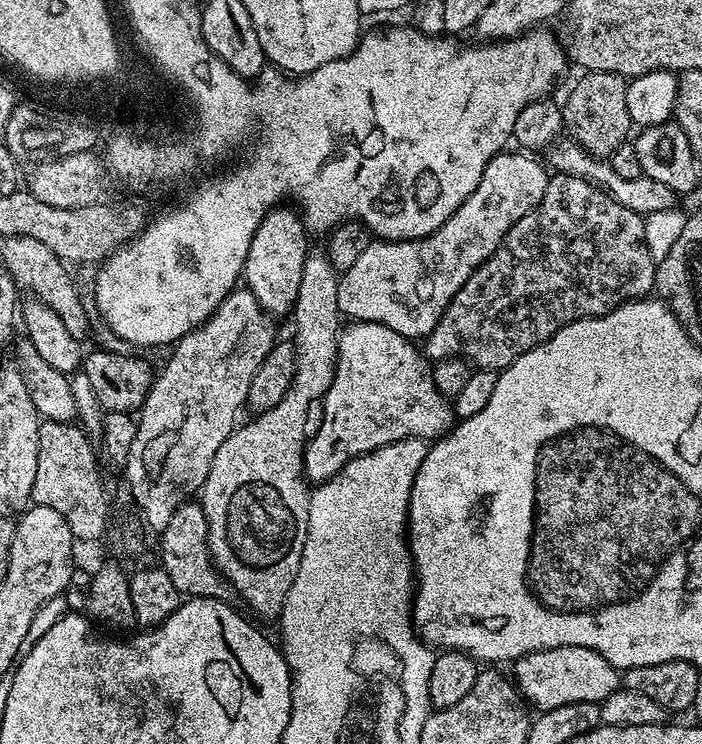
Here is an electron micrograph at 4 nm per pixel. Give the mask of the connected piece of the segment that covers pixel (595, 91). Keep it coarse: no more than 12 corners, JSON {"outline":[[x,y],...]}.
{"outline":[[584,72],[562,100],[564,132],[606,158],[634,128],[628,80]]}

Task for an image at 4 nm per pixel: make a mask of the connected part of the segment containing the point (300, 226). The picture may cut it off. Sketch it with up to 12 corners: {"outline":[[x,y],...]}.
{"outline":[[277,206],[242,280],[273,318],[296,307],[310,251],[304,221]]}

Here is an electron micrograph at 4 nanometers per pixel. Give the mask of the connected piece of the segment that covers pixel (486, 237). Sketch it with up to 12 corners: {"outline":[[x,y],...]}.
{"outline":[[500,152],[420,240],[373,239],[338,279],[341,317],[429,336],[466,278],[546,194]]}

